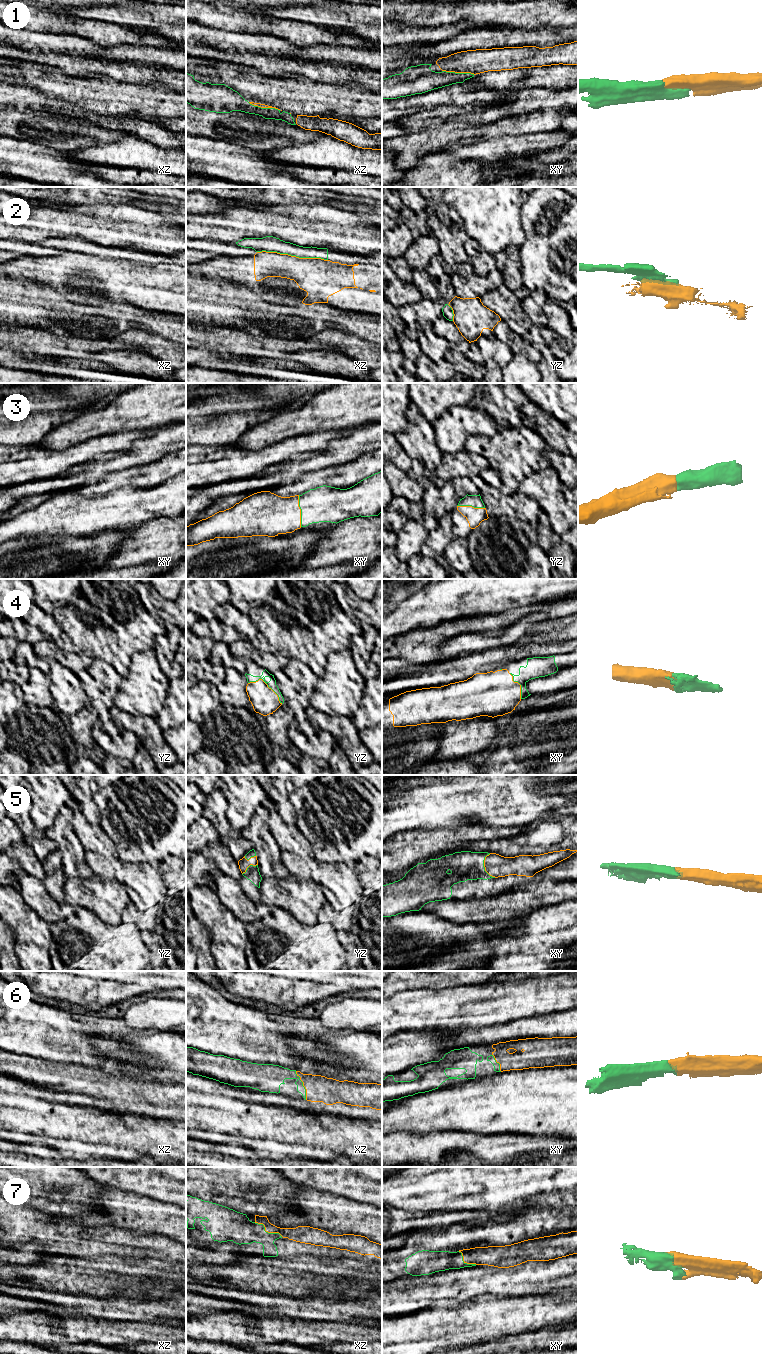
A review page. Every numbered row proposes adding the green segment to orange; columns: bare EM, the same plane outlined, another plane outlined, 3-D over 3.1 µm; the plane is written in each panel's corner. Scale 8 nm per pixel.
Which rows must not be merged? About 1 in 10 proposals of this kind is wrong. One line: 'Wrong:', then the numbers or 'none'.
Wrong: 2

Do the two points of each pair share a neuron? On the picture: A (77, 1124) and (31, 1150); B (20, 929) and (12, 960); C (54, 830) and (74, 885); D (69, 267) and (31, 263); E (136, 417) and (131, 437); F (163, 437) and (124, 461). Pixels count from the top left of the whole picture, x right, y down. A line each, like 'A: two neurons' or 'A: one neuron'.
A: two neurons
B: two neurons
C: two neurons
D: one neuron
E: two neurons
F: one neuron

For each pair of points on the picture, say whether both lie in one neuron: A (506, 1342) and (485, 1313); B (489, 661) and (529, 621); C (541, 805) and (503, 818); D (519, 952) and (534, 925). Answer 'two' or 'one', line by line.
A: two
B: two
C: one
D: one

